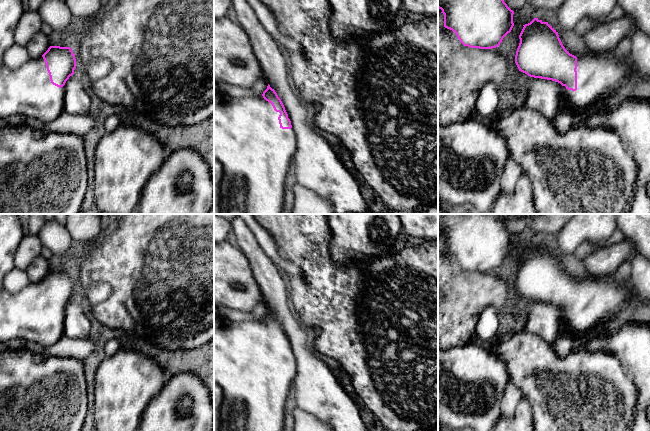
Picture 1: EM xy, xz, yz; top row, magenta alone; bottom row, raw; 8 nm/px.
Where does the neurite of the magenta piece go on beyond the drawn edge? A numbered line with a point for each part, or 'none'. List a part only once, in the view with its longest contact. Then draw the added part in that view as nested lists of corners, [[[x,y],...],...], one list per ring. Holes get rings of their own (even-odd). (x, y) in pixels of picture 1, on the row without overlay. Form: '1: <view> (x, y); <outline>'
1: xz (255, 377); [[[219,315],[214,320],[214,383],[218,384],[223,390],[223,402],[220,408],[220,431],[283,431],[285,405],[297,372],[297,361],[293,352],[282,353],[280,351],[278,344],[279,339],[280,337],[276,336],[272,328],[266,325],[262,319],[234,322]]]

